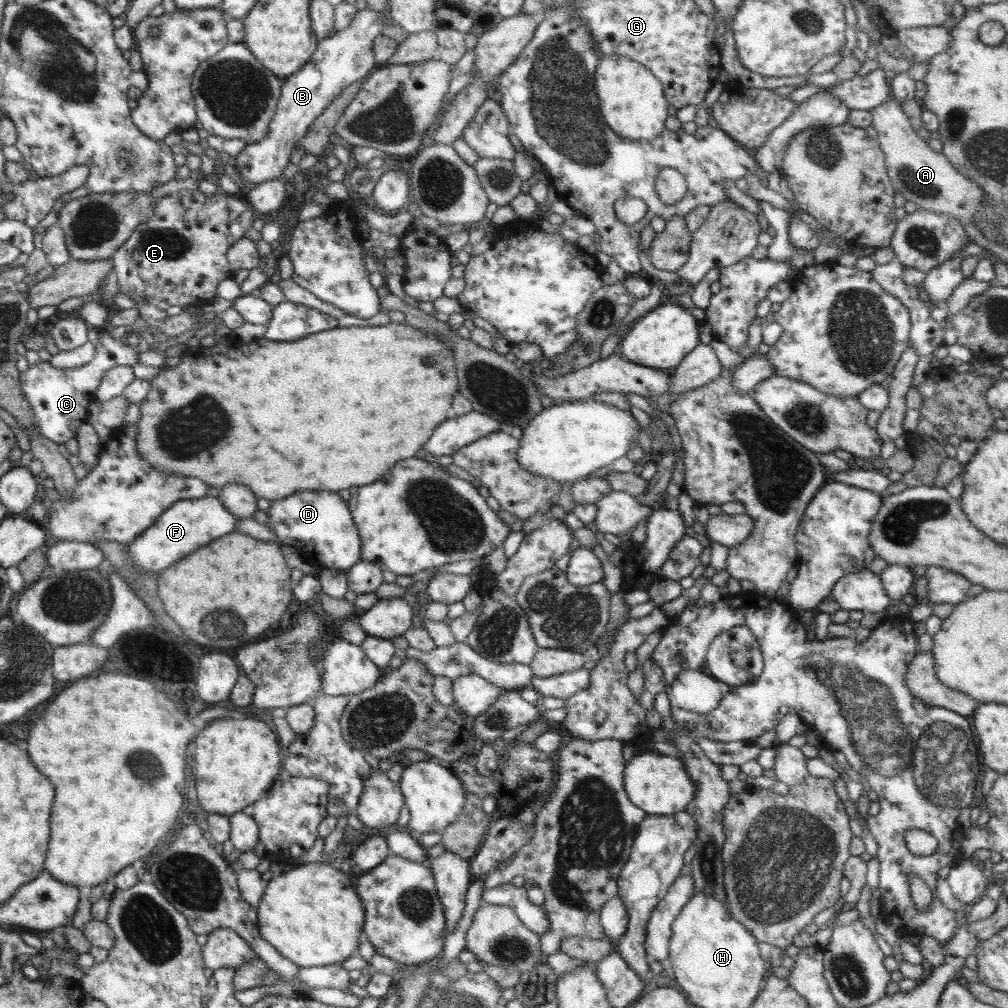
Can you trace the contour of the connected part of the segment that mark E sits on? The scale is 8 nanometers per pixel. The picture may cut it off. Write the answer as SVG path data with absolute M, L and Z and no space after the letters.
M181 190L176 195L160 197L152 218L135 226L128 240L116 249L110 258L113 270L118 278L120 292L126 294L136 303L153 304L160 310L169 306L202 307L216 297L216 287L220 280L234 277L227 259L227 250L244 237L245 231L251 229L252 222L258 218L258 212L241 199L228 195L222 190L212 196L204 195L199 190Z

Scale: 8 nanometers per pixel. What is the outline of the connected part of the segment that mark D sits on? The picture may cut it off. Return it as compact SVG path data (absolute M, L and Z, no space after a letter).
M301 490L290 494L289 497L276 500L276 502L272 501L267 514L268 522L265 525L277 536L280 544L295 548L312 565L317 565L324 569L338 568L347 570L353 564L362 560L358 529L350 514L347 501L342 499L337 492Z

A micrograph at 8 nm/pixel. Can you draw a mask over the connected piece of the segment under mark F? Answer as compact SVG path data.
M210 495L199 499L179 500L169 506L140 536L125 545L137 569L158 574L166 566L192 554L200 546L235 531L239 518L224 508L220 499Z

